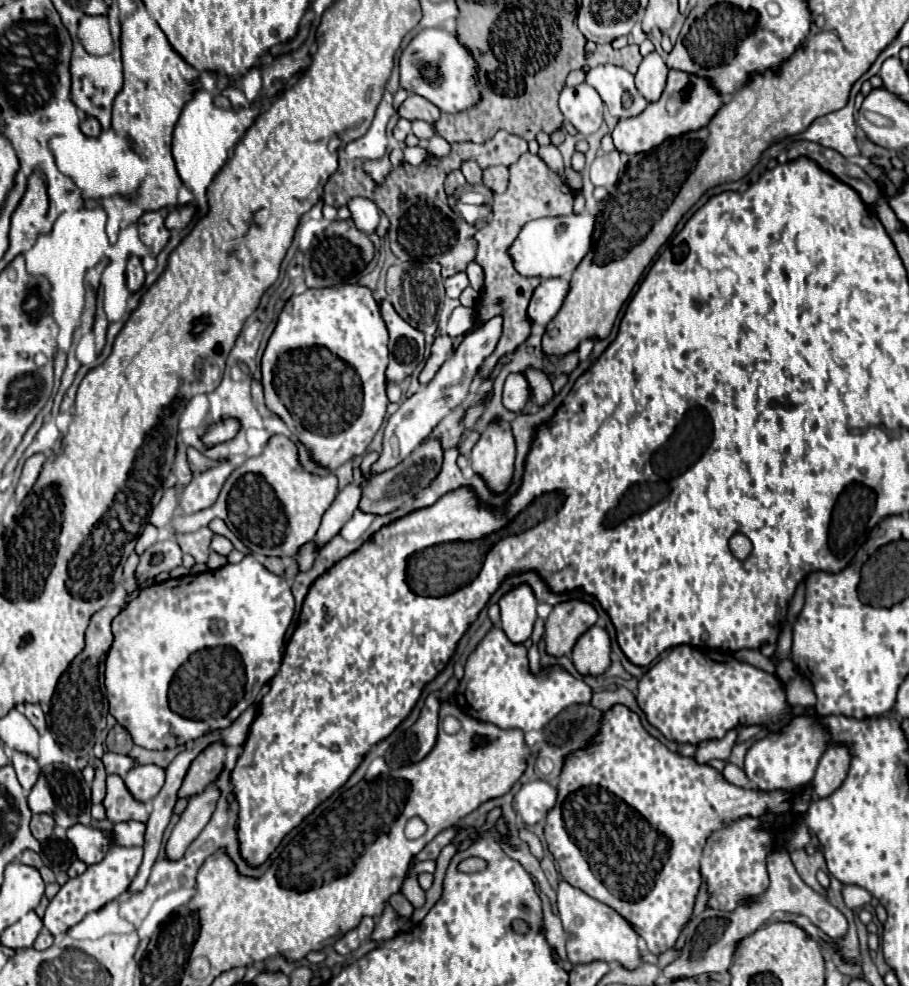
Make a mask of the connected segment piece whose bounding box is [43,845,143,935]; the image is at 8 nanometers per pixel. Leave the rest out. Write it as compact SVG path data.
M113 845L107 855L103 857L103 861L89 865L87 871L75 879L69 879L59 893L51 899L45 917L43 917L43 925L47 927L47 931L51 935L59 935L65 933L67 929L71 929L73 925L77 925L79 921L83 921L83 917L91 911L97 911L101 907L105 907L107 903L115 901L133 881L137 869L139 869L139 861L143 859L143 847L117 847Z

